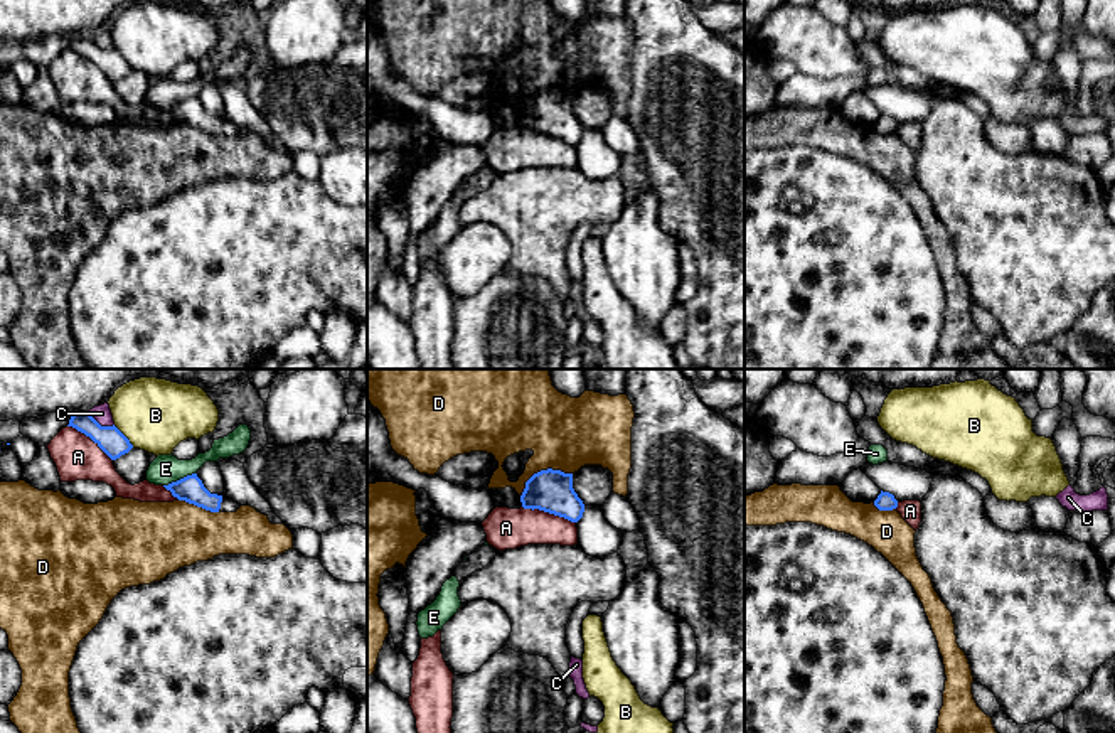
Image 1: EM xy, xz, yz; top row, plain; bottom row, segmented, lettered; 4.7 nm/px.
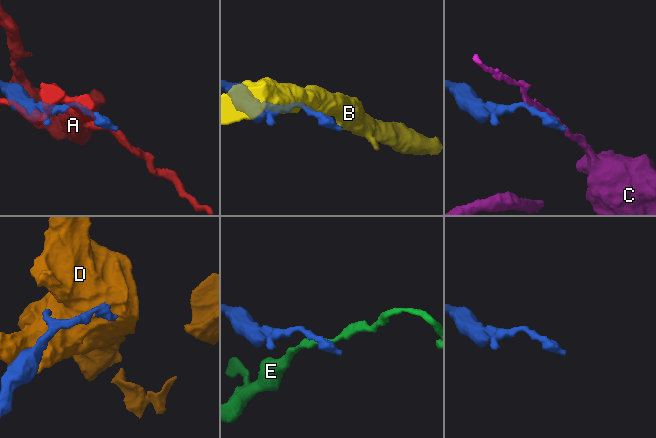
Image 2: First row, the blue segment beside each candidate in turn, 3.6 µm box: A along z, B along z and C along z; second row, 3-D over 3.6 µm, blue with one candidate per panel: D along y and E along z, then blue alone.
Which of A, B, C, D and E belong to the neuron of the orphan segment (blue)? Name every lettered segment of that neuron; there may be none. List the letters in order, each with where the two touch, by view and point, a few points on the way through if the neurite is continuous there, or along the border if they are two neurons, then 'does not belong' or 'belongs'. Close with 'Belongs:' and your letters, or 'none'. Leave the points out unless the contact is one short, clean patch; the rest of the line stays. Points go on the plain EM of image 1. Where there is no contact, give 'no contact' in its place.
A: meets blue in xz at (549, 135); does not belong
B: meets blue in xy at (125, 59); border along xy (113, 48), (133, 69); does not belong
C: meets blue in xy at (98, 46); border along xy (86, 34), (101, 48), (113, 48); does not belong
D: meets blue in xz at (543, 93); does not belong
E: meets blue in xy at (181, 101); border along xy (196, 95), (164, 108); does not belong
Belongs: none

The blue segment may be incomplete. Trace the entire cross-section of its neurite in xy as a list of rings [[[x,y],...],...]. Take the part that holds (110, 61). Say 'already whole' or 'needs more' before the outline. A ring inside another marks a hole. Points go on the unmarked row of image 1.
already whole | [[[88,34],[72,35],[67,49],[89,59],[111,83],[133,71],[130,62],[115,47],[101,49]]]

